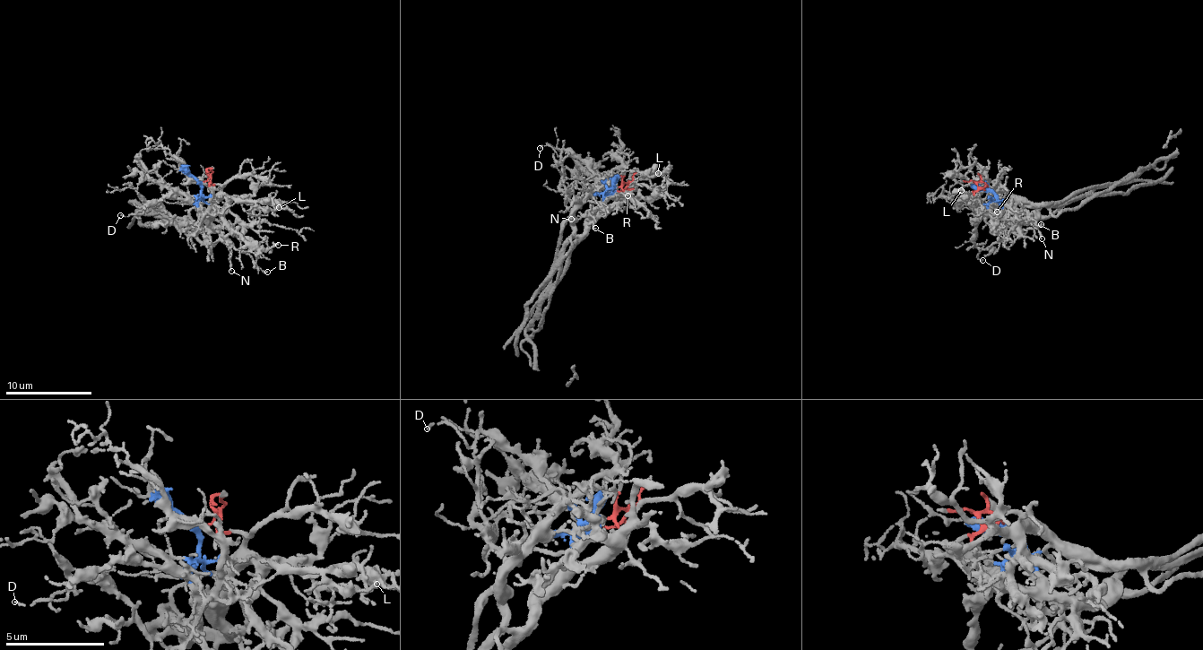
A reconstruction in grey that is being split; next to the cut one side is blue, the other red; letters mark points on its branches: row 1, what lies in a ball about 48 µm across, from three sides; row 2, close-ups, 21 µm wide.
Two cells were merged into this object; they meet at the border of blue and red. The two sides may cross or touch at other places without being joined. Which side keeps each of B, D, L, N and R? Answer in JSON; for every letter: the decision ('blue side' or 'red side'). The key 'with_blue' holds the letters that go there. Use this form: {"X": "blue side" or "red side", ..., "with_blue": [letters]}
{"B": "red side", "D": "blue side", "L": "red side", "N": "red side", "R": "red side", "with_blue": ["D"]}

